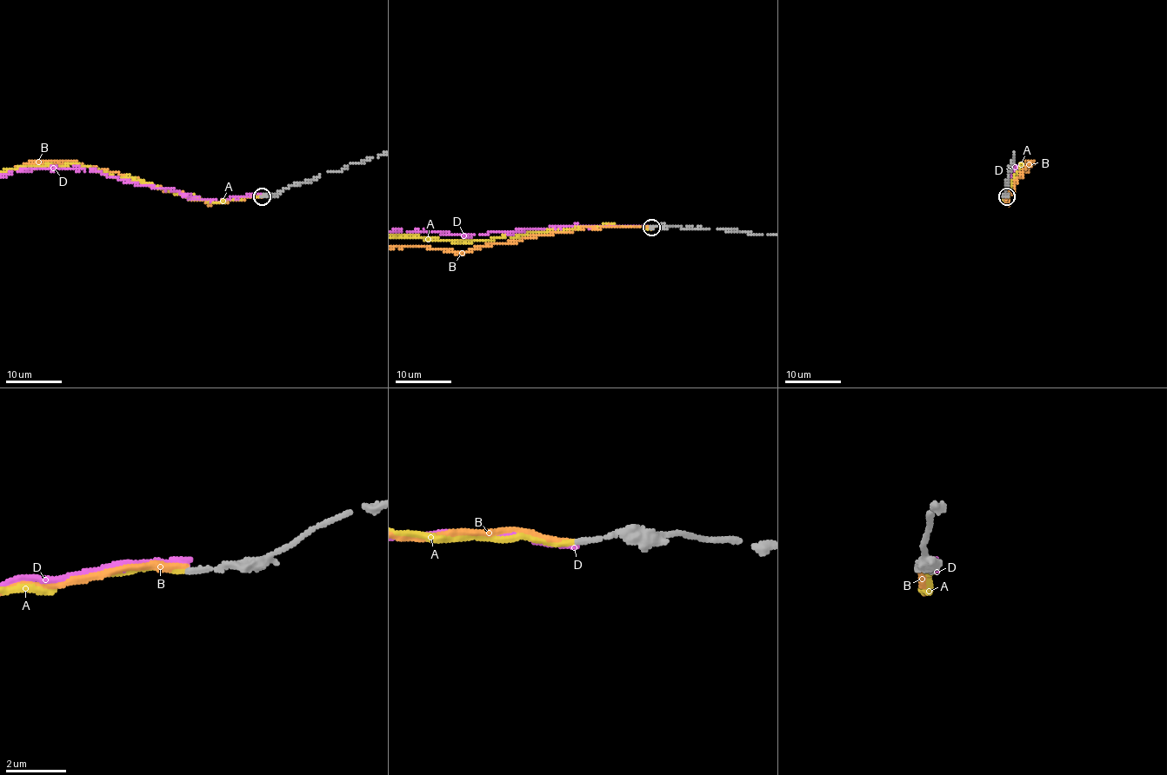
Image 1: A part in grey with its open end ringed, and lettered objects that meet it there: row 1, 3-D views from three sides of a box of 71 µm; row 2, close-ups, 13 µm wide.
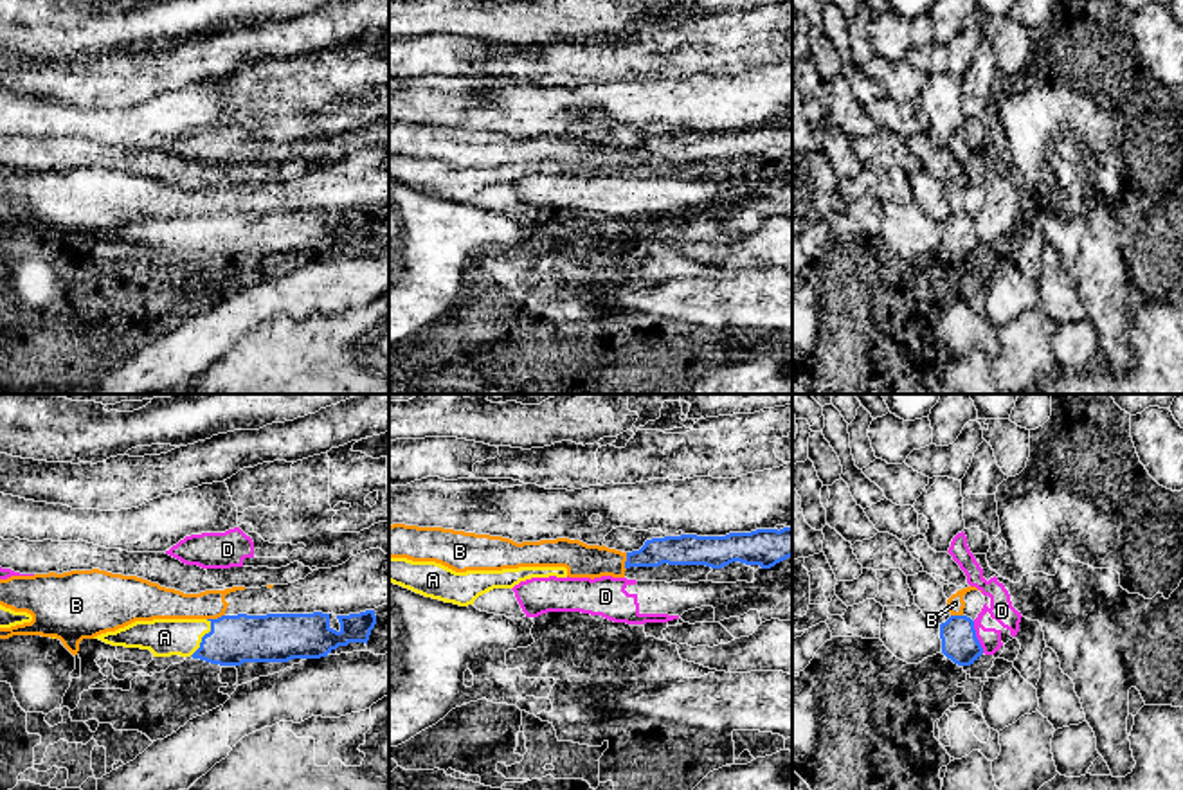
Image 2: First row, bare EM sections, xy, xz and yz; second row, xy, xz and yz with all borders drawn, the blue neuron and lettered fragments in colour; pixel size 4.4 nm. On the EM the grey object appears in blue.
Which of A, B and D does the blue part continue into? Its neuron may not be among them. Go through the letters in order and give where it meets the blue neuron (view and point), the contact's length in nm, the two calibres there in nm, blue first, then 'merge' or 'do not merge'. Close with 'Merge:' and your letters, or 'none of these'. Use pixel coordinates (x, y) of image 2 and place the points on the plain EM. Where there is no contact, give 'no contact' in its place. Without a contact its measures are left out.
A: xy (202, 234) | 190 nm | 220/170 nm | merge
B: xy (215, 216) | 80 nm | 220/140 nm | do not merge
D: yz (976, 234) | 150 nm | 160/100 nm | do not merge
Merge: A

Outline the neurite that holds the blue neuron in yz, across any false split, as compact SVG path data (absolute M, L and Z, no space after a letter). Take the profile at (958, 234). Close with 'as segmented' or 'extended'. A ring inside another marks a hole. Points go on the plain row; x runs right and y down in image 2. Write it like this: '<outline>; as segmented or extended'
M951 212L940 221L942 250L958 263L974 261L983 245L976 234L974 218L967 212Z; as segmented

